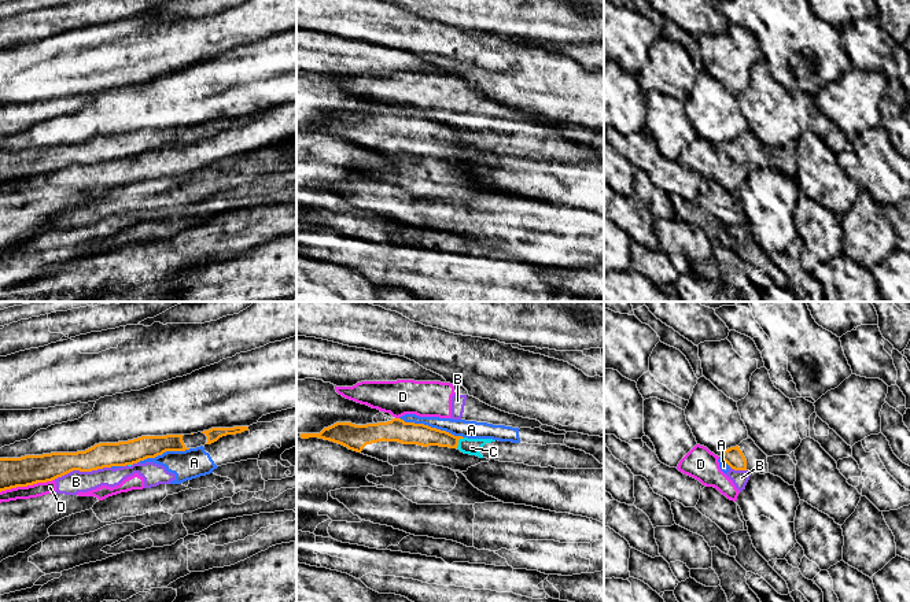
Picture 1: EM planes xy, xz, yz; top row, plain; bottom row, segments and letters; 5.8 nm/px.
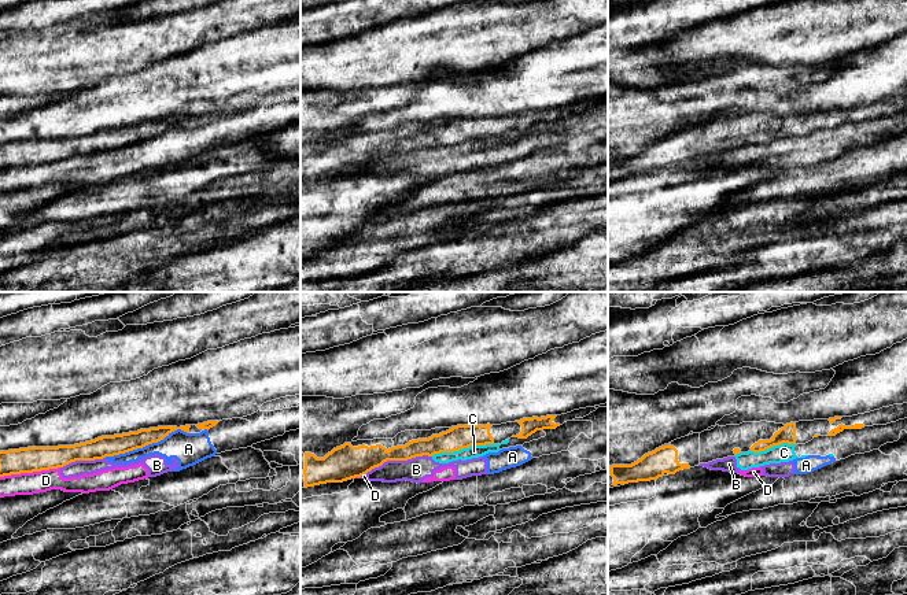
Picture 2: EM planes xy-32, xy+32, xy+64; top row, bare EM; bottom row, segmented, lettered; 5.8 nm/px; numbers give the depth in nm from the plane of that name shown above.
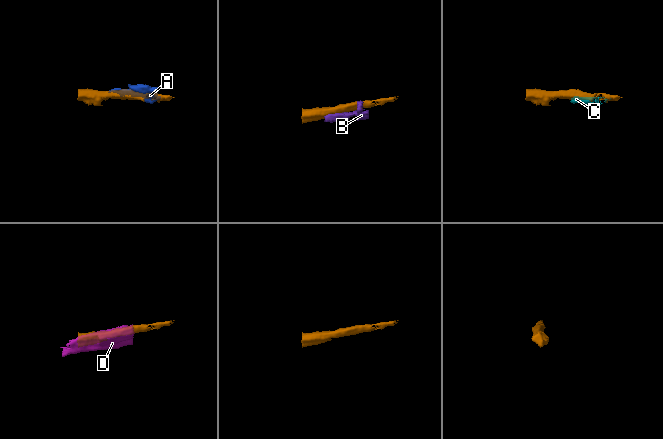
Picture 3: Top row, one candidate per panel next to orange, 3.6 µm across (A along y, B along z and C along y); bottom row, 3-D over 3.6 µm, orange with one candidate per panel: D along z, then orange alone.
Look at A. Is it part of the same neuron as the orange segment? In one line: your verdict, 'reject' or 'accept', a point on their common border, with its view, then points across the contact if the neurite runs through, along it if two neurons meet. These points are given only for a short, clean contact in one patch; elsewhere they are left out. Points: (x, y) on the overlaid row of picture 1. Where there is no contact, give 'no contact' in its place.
reject | xz (430, 427)

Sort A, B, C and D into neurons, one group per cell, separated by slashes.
A B C D

